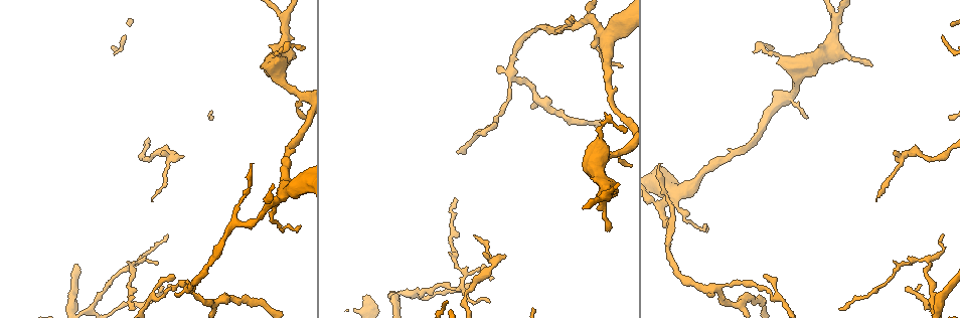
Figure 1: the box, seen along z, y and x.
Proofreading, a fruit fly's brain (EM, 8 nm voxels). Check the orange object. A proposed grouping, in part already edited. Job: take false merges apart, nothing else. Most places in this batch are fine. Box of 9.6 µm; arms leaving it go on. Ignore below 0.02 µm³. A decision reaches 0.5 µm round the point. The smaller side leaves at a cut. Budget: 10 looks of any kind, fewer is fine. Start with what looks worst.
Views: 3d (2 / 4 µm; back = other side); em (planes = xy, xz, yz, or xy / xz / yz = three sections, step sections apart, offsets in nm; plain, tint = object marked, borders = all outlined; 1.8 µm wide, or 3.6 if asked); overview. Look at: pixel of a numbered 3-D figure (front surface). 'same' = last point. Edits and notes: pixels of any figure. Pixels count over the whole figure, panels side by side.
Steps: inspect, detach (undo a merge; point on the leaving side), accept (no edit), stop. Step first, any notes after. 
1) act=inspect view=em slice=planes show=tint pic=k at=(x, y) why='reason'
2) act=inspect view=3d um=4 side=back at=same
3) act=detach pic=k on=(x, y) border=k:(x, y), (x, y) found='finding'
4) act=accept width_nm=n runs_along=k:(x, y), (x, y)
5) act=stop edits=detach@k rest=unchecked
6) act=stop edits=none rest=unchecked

act=inspect view=em slice=yz step=8 show=tint pic=1 at=(190, 290) why='side arm on a straight run'

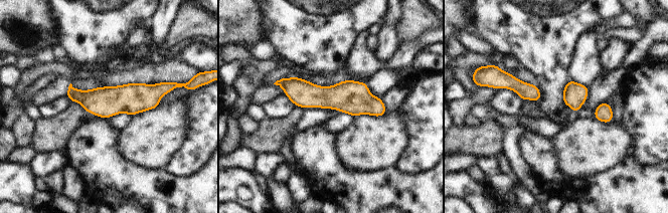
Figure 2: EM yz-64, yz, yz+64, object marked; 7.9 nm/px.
act=inspect view=em slice=xy step=4 show=borders at=same

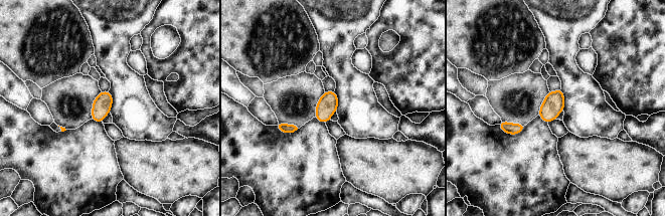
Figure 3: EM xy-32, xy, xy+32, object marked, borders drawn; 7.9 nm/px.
act=accept found='one neuron here'

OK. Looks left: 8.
act=inspect view=3d um=4 side=back pic=1 at=(285, 21) why='thick turns thin'

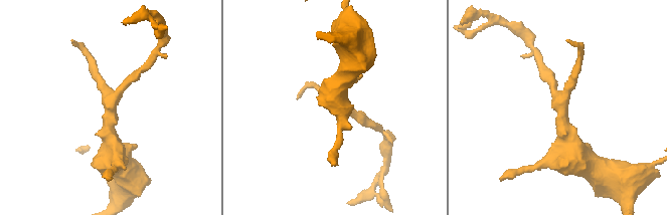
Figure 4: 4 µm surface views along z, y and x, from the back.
act=inspect view=em slice=planes show=tint pic=4 at=(558, 101) why='now the EM'

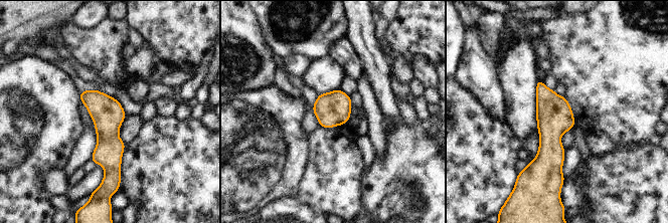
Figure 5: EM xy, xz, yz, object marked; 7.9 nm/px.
act=accept width_nm=260 runs_along=5:(82, 93), (107, 118), (113, 173) found='all the same neuron'

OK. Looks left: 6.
act=inspect view=3d um=2 side=back pic=1 at=(461, 282) why='sharp bend'

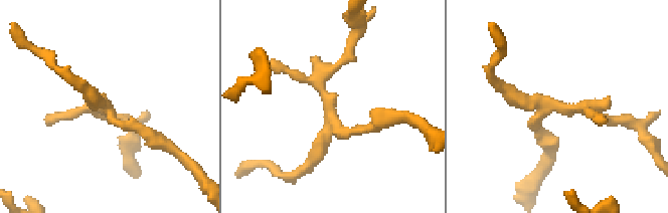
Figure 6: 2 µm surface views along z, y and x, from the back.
act=inspect view=em slice=yz step=8 show=tint pic=6 at=(556, 104) why='now the EM'

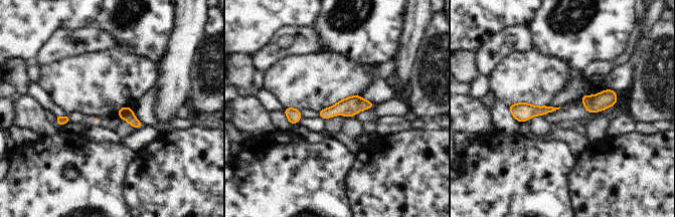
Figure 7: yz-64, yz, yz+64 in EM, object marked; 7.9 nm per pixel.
act=inspect view=em slice=planes show=tint at=same

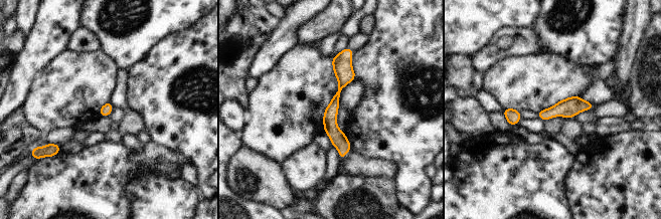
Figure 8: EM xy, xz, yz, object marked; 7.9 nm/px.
act=accept width_nm=90 found='one neuron here'

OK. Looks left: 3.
act=inspect view=3d um=2 side=back pic=1 at=(238, 225) why='abrupt turn'

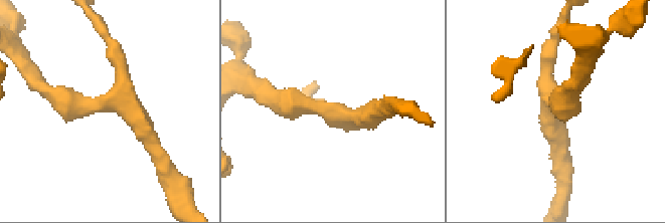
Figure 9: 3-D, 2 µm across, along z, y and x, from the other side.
act=inspect view=em um=3.6 slice=yz step=8 show=tint pic=9 at=(114, 102)

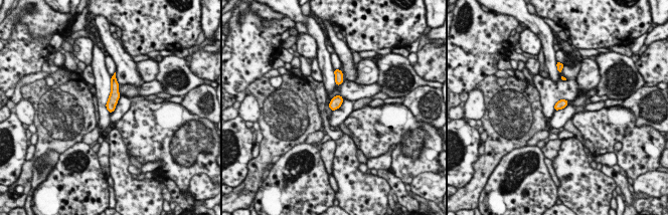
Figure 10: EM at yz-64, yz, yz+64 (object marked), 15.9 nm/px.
act=accept runs_along=10:(114, 80), (114, 97), (110, 109) found='all the same neuron'

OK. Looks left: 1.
act=stop edits=none rest=unchecked

